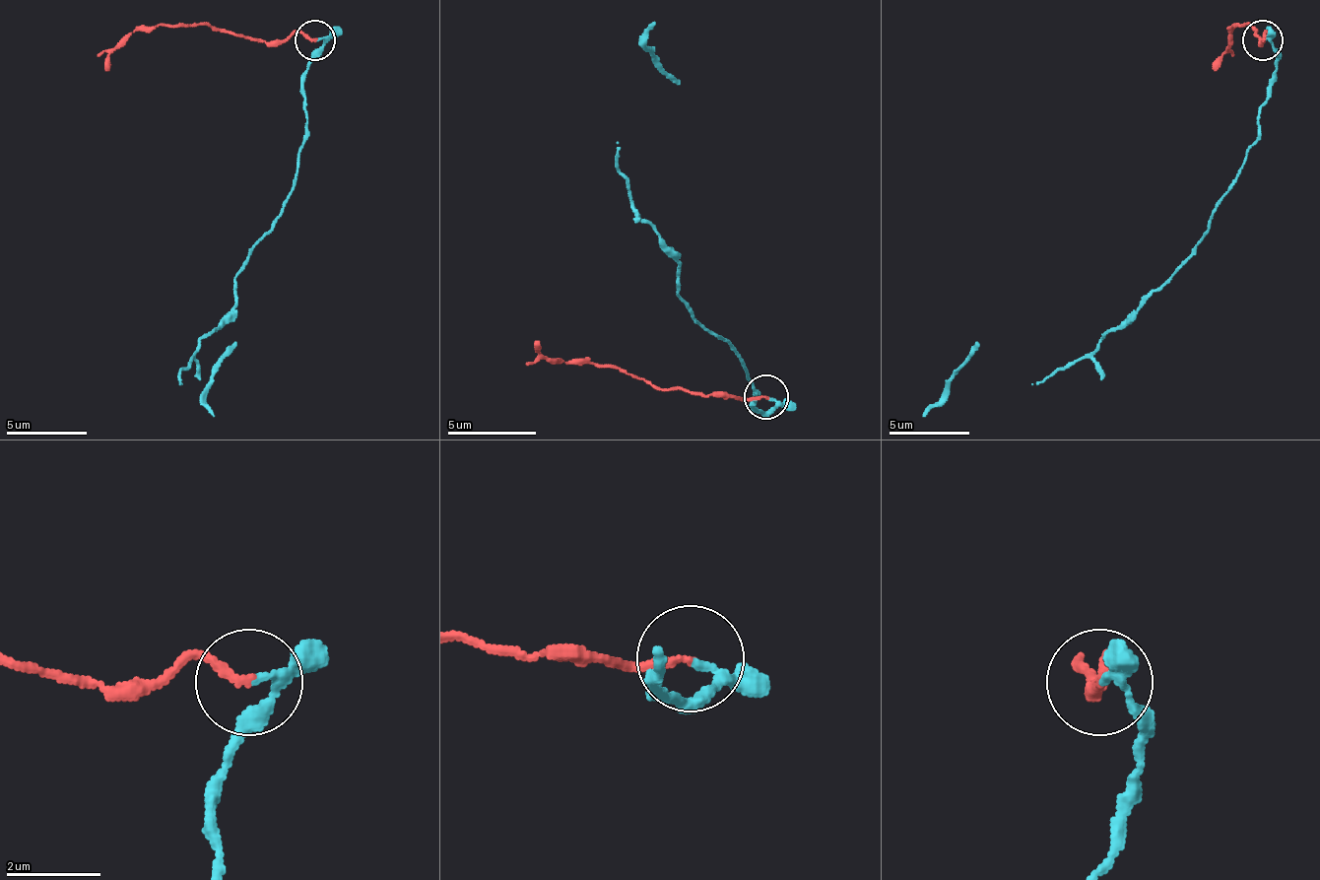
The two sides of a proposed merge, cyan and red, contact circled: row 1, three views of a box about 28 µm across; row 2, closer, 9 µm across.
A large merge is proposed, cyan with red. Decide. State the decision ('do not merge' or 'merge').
do not merge

